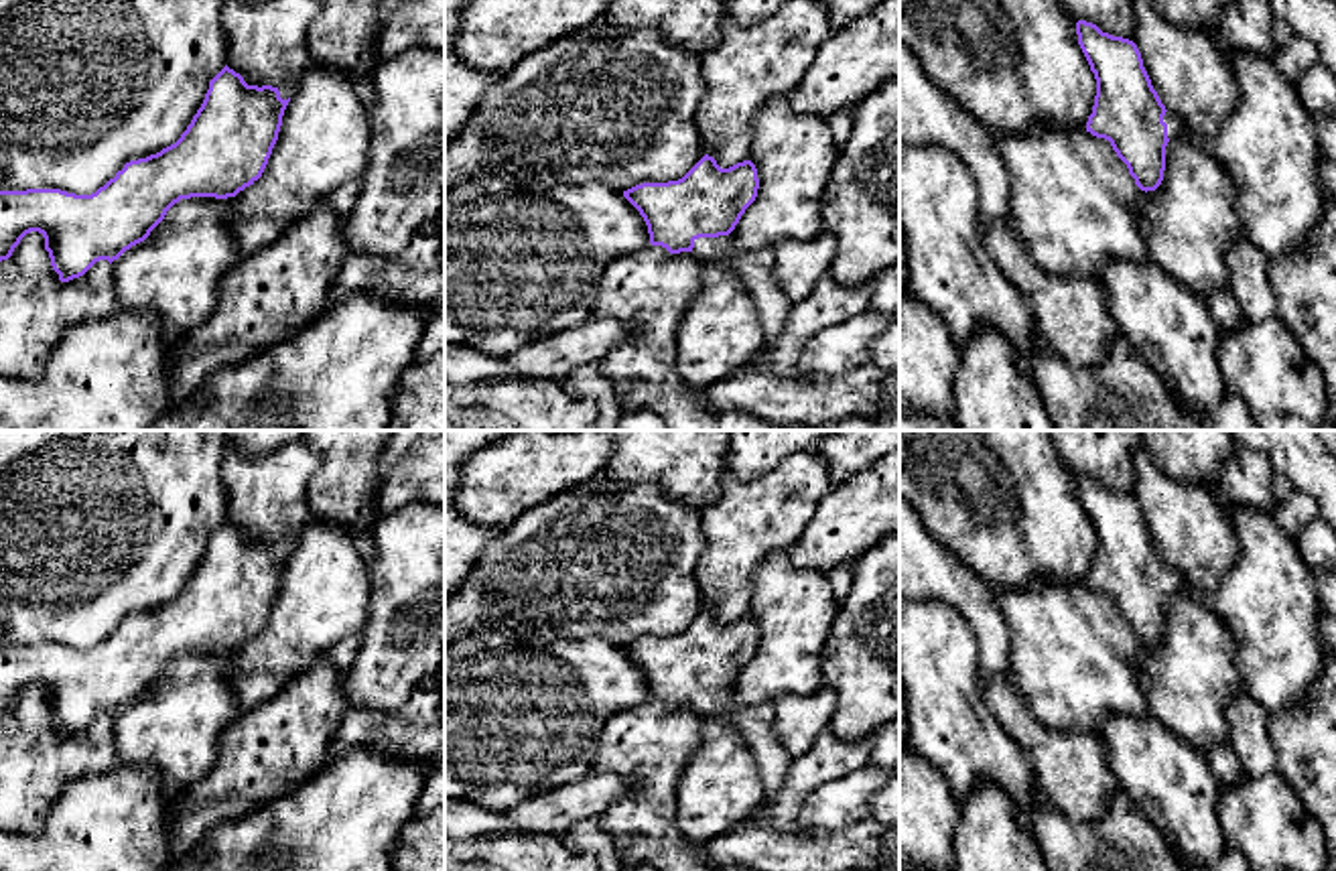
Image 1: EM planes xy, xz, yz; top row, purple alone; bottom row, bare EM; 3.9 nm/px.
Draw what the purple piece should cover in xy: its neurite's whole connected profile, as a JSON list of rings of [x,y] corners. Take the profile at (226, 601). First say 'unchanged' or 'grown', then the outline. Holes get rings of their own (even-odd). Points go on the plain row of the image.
grown; [[[225,520],[209,536],[201,562],[175,599],[126,617],[95,648],[0,646],[0,717],[12,711],[26,688],[39,686],[45,692],[53,725],[61,737],[69,737],[83,731],[95,717],[108,715],[112,719],[126,705],[144,696],[181,654],[236,652],[262,631],[296,538],[298,532],[288,532],[280,542],[248,540],[240,528]]]

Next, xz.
grown; [[[705,609],[682,633],[642,638],[623,652],[648,680],[650,698],[670,709],[692,707],[703,719],[737,729],[751,749],[765,800],[774,800],[786,780],[792,755],[774,735],[774,702],[735,705],[731,686],[759,644],[751,615],[721,623]]]

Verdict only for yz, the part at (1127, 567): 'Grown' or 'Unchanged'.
Grown

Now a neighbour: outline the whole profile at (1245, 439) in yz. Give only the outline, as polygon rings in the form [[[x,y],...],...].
[[[1232,430],[1237,449],[1265,453],[1273,471],[1312,495],[1320,518],[1336,530],[1336,455],[1314,430]]]

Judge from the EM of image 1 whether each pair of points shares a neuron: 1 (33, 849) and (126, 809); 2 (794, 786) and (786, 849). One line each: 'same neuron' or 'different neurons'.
1: same neuron
2: different neurons

